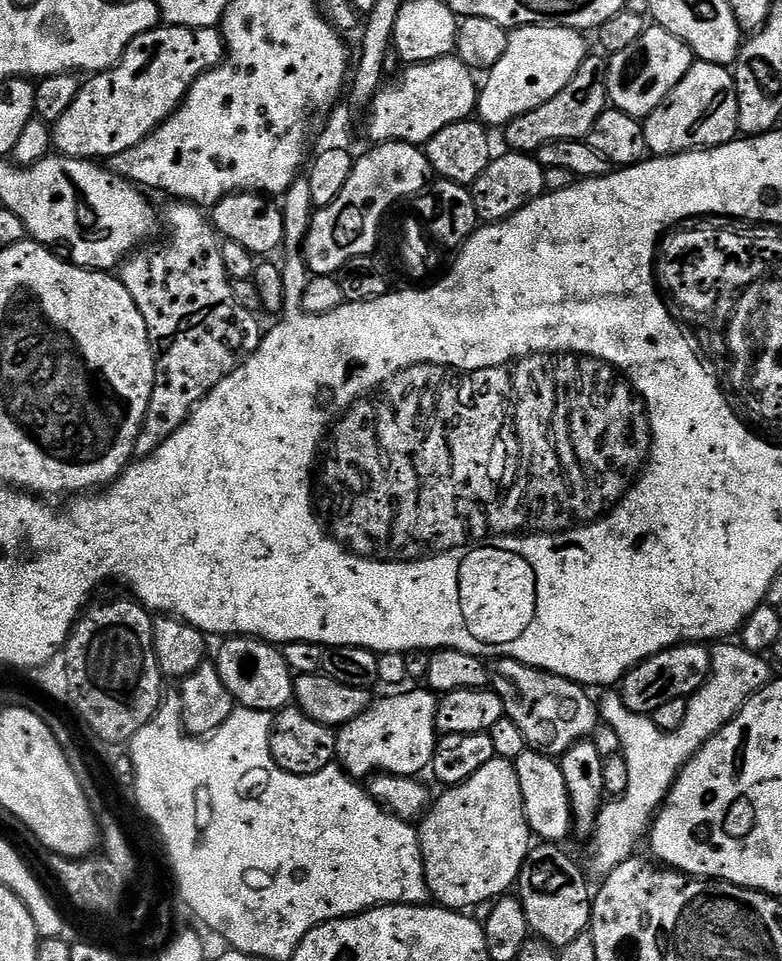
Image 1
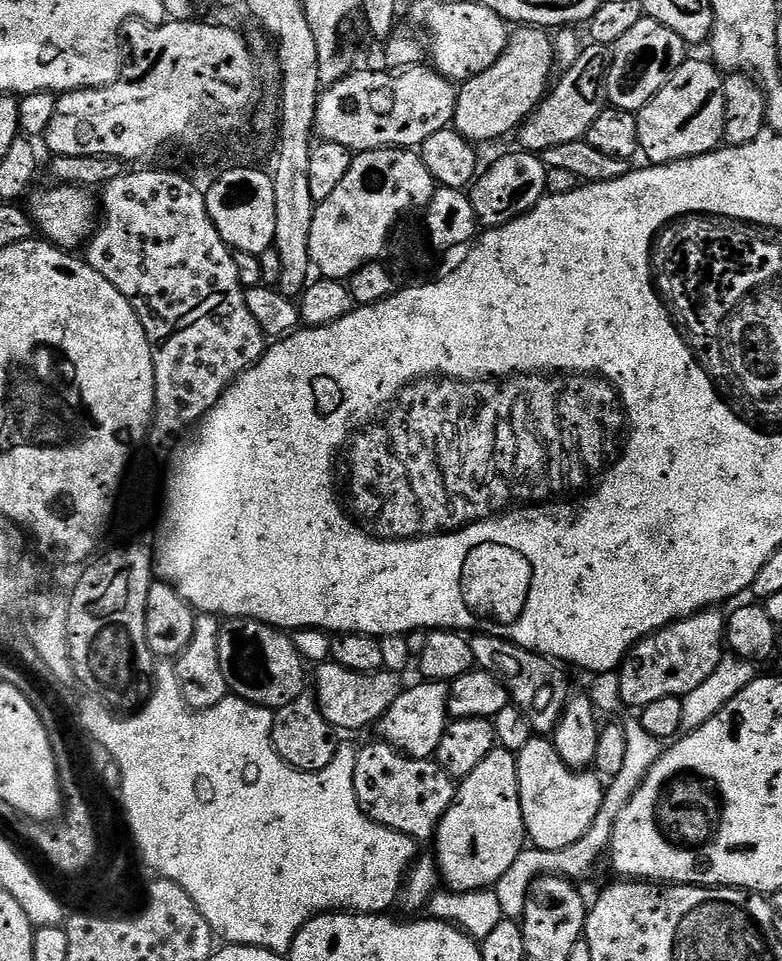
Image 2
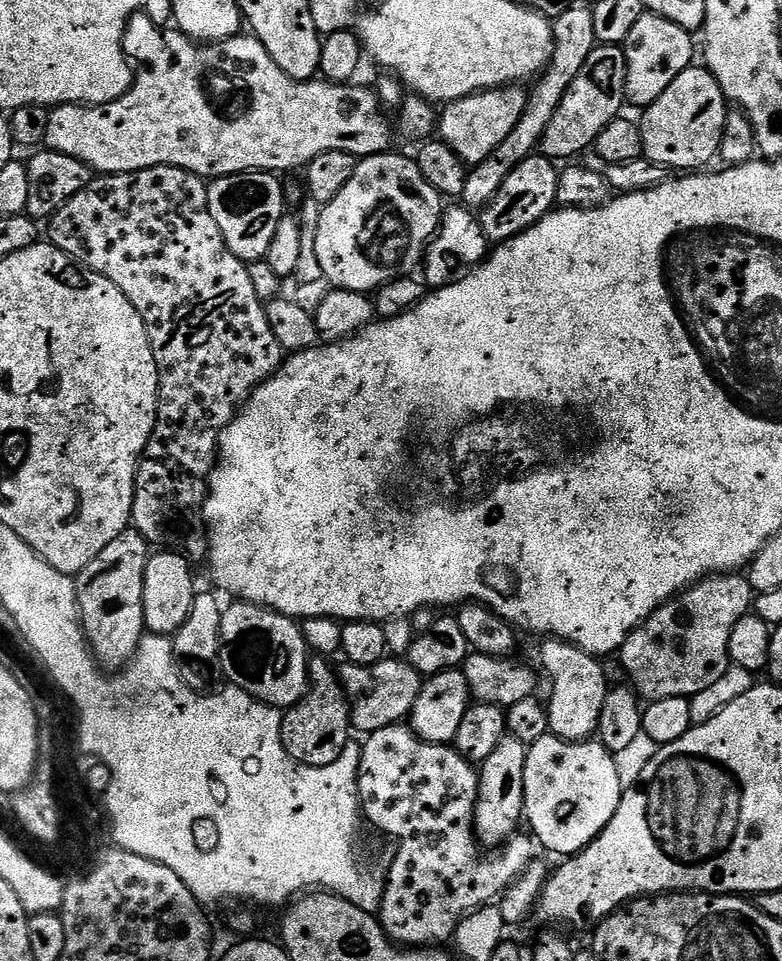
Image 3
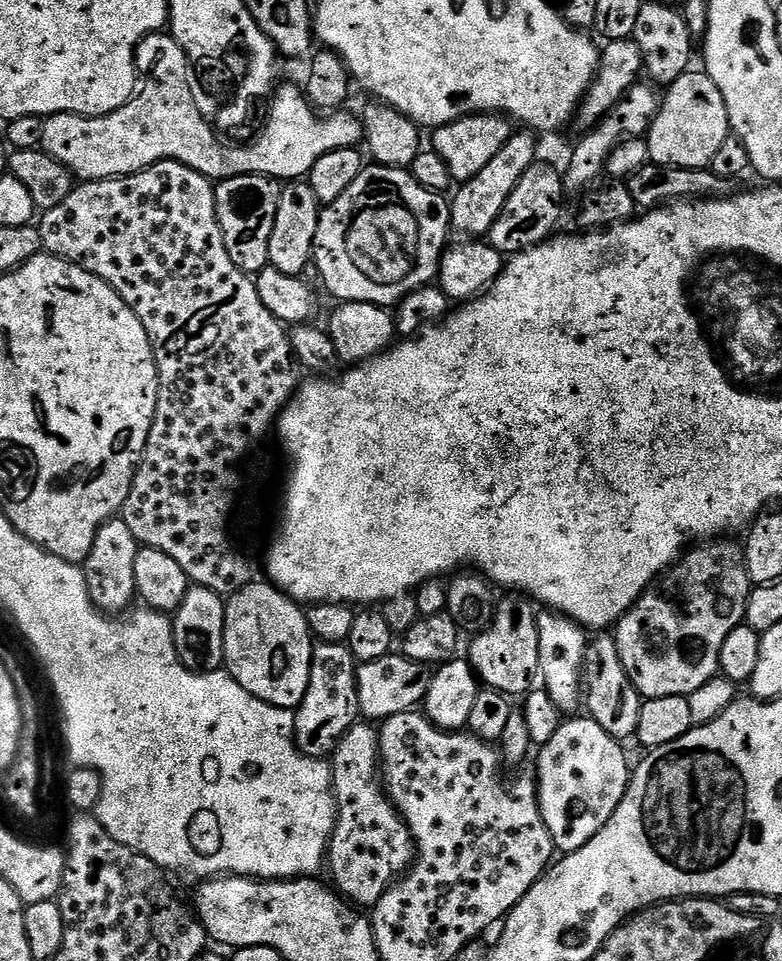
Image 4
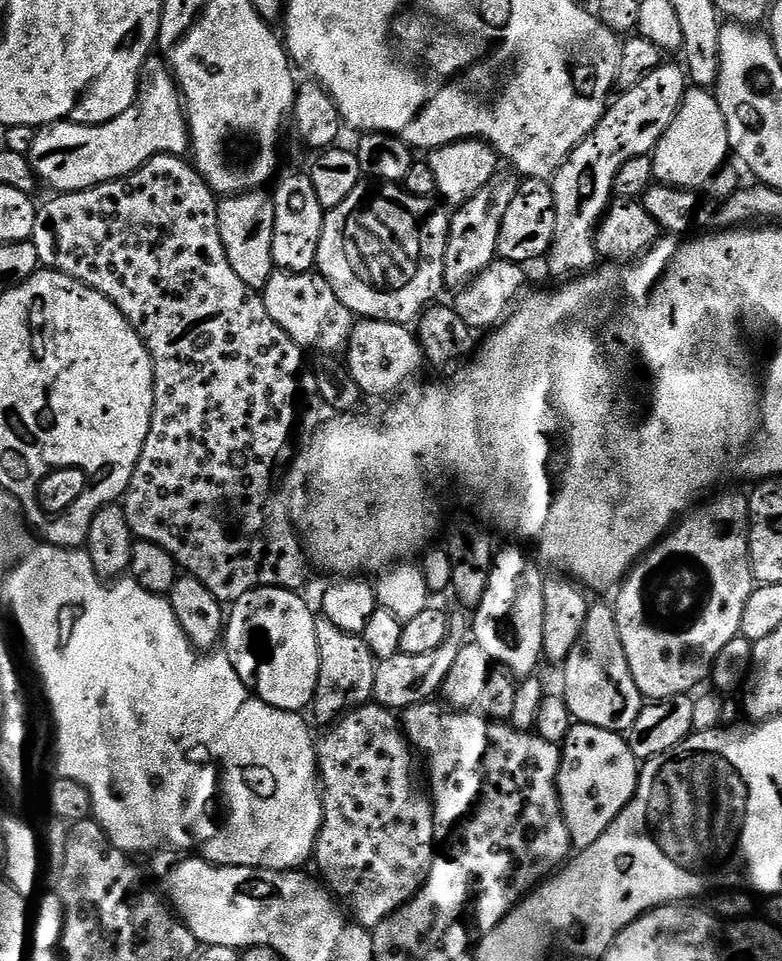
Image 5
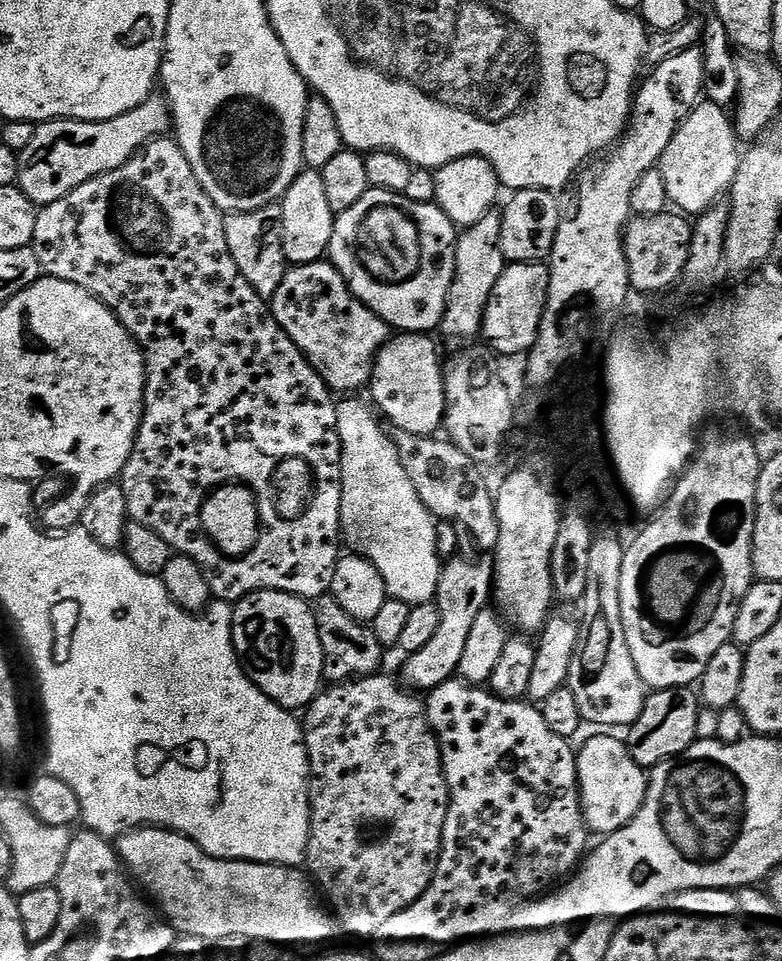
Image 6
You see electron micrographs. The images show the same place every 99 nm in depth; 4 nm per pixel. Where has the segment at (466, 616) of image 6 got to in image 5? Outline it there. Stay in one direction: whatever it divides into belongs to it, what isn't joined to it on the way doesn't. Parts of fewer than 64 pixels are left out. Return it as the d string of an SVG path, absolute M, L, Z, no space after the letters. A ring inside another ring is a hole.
M467 619L451 621L448 637L438 650L429 650L427 654L406 654L399 652L394 658L379 661L374 674L374 698L384 708L403 710L433 699L443 689L450 669L457 661L458 654L470 636L470 624Z

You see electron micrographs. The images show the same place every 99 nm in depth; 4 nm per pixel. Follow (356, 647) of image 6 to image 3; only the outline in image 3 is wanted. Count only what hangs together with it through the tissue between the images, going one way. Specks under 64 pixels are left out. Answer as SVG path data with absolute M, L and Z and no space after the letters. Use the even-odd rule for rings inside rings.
M313 655L308 662L308 690L303 698L284 712L282 722L282 746L292 760L311 768L325 768L346 750L353 735L352 705L340 681L340 673L327 656Z

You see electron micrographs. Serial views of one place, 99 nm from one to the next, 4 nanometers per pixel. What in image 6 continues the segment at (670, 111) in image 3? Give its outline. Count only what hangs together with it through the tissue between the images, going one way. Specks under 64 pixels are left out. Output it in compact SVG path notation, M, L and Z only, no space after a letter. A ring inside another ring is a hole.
M697 104L681 122L674 138L670 138L670 146L666 146L658 165L662 178L666 178L671 207L692 218L705 212L731 189L741 155L742 144L737 137L733 117L716 104Z

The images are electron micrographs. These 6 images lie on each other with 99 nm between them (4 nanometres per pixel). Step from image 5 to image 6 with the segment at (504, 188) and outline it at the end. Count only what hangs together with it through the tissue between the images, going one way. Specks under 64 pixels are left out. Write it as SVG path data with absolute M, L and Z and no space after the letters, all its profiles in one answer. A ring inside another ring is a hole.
M499 211L487 212L474 226L463 229L456 238L456 269L454 282L450 286L450 294L444 311L444 321L439 331L445 332L452 340L472 342L475 336L481 335L484 326L484 311L490 302L490 294L494 286L498 286L498 278L502 278L506 261L502 254L502 215Z

